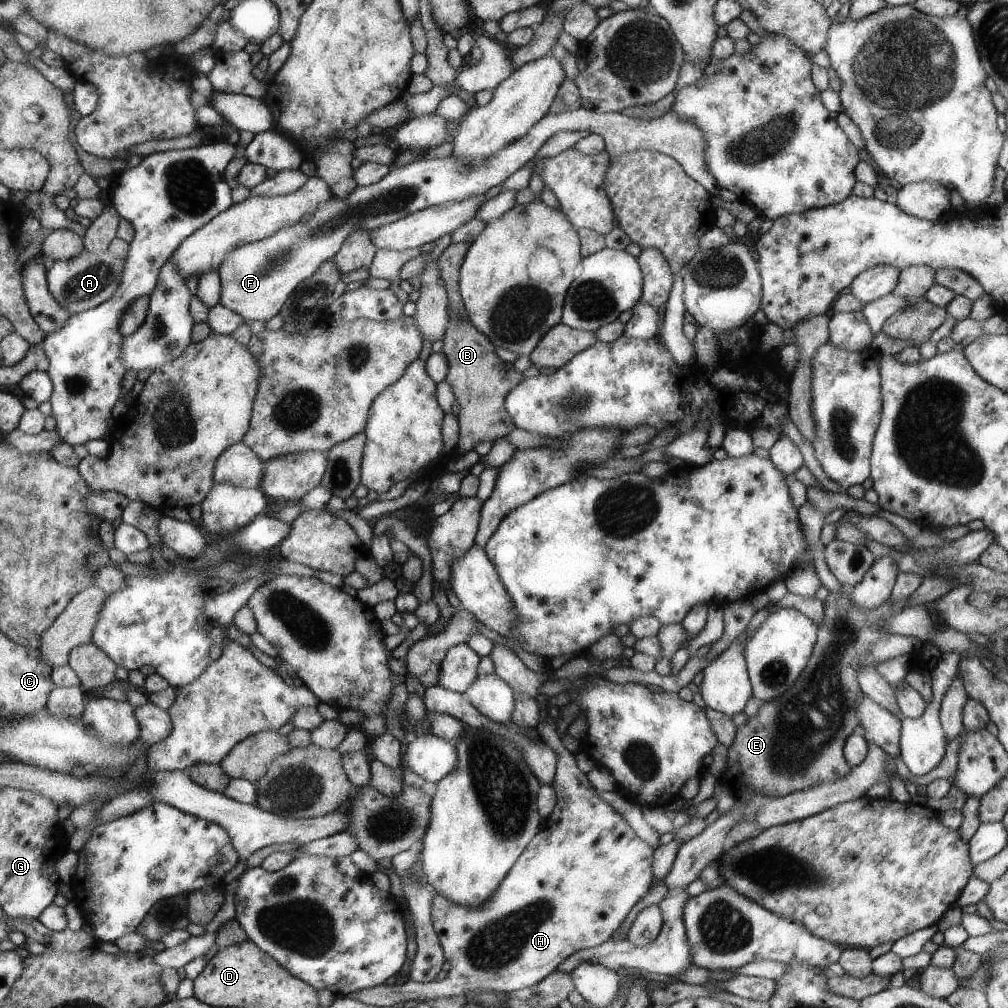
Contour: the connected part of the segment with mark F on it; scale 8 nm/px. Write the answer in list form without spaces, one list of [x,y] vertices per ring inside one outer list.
[[[581,108],[548,113],[537,120],[520,139],[500,148],[481,165],[471,165],[468,161],[449,155],[433,160],[415,159],[402,167],[394,166],[376,183],[356,186],[345,198],[333,196],[307,220],[298,220],[265,238],[237,247],[228,253],[220,264],[219,303],[242,316],[245,321],[267,322],[280,311],[297,284],[311,276],[322,262],[331,259],[353,230],[360,228],[370,233],[377,227],[388,225],[428,206],[460,201],[471,195],[485,193],[492,186],[503,183],[511,173],[534,158],[537,149],[552,134],[585,129],[603,138],[604,150],[609,155],[619,156],[621,153],[643,150],[673,157],[697,184],[708,189],[710,196],[720,199],[718,192],[721,187],[706,169],[703,131],[693,121],[667,111],[652,119],[635,119],[617,111],[596,113]]]

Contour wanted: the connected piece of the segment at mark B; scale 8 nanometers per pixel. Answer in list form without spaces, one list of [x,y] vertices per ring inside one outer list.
[[[448,312],[446,331],[441,339],[440,352],[447,361],[444,381],[460,408],[457,415],[458,441],[452,452],[453,456],[458,457],[482,440],[494,441],[513,430],[515,426],[504,409],[504,398],[524,376],[511,363],[502,361],[495,354],[494,344],[467,319],[459,319]]]

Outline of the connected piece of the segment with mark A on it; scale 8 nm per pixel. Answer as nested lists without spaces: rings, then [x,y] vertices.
[[[85,249],[79,256],[66,261],[51,262],[48,267],[48,285],[54,299],[71,315],[103,304],[116,294],[124,278],[126,260],[106,250],[92,253]]]

